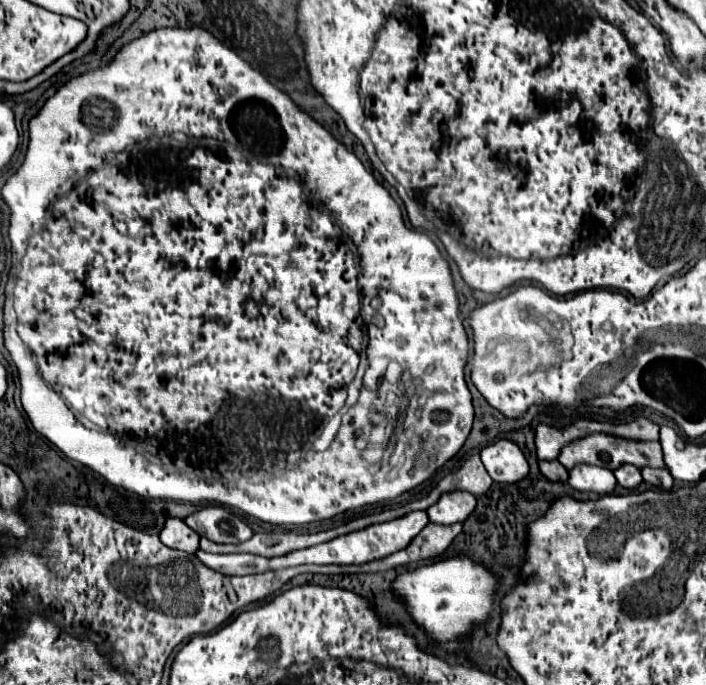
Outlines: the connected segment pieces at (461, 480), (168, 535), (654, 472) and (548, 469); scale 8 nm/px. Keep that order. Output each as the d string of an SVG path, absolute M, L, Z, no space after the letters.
M471 455L465 461L465 465L453 473L453 485L455 489L469 491L477 497L489 491L489 487L493 485L493 479L487 475L487 469L483 467L479 455Z
M167 519L159 539L171 549L179 549L191 555L195 555L199 549L199 535L195 535L195 531L191 531L191 527L187 527L181 519Z
M643 467L641 475L643 475L643 481L653 485L653 487L659 487L659 489L671 489L673 487L673 477L671 477L671 473L667 469Z
M553 459L553 461L539 461L539 469L549 481L567 481L569 479L569 471L557 459Z

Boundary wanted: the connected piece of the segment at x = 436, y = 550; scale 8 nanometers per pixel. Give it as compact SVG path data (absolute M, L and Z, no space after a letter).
M429 523L413 541L411 541L411 563L421 559L433 559L443 555L451 541L459 535L461 523L455 525L435 525Z

